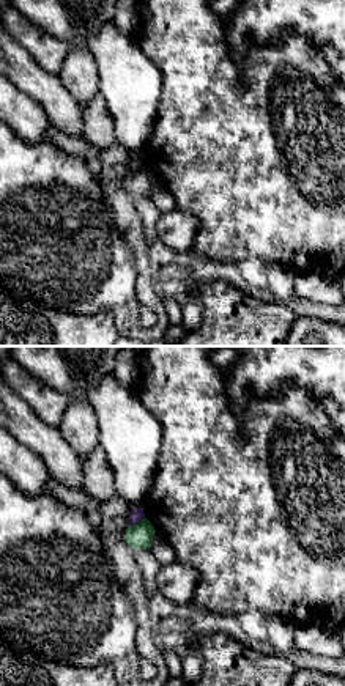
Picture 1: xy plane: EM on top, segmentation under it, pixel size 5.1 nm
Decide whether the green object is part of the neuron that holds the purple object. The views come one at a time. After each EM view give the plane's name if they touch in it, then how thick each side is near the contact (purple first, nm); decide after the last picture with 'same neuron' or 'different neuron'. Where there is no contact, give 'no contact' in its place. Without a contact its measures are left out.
contact in xy; calibres 70 and 130 nm

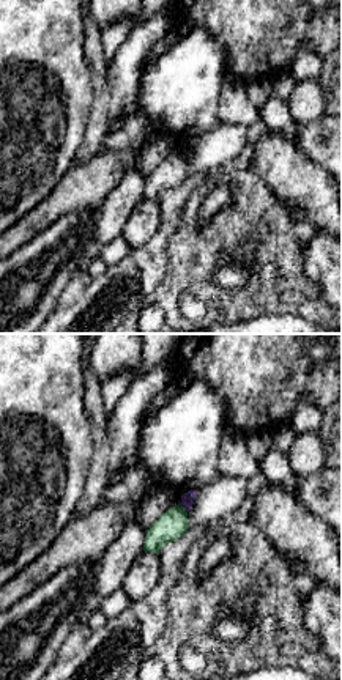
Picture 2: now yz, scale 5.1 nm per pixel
contact in yz; calibres 70 and 150 nm

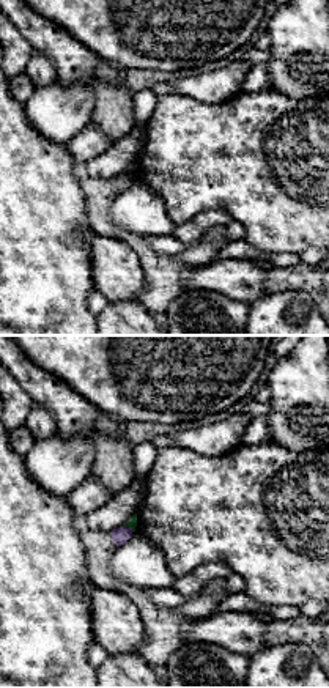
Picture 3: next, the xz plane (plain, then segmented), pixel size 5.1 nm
contact in xz; calibres 90 and 50 nm

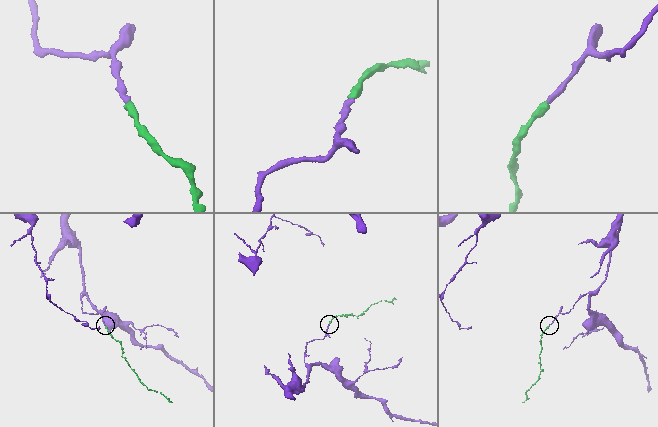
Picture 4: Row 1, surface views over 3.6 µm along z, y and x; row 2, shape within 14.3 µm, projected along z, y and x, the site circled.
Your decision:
different neuron

